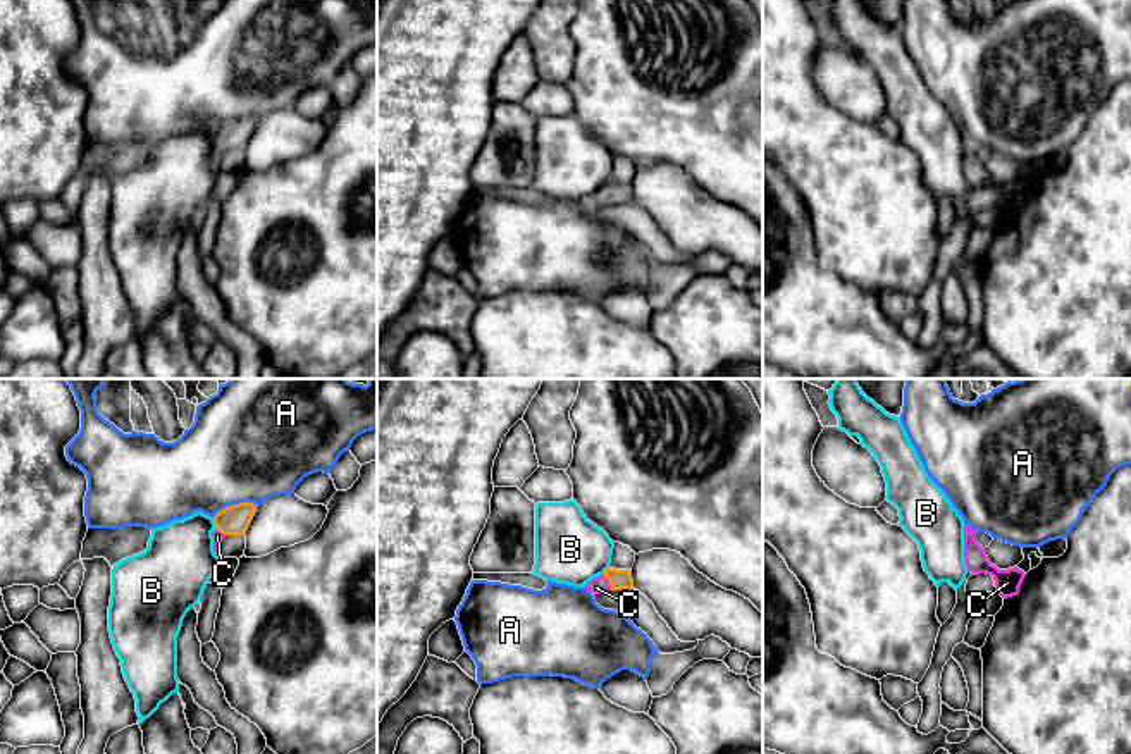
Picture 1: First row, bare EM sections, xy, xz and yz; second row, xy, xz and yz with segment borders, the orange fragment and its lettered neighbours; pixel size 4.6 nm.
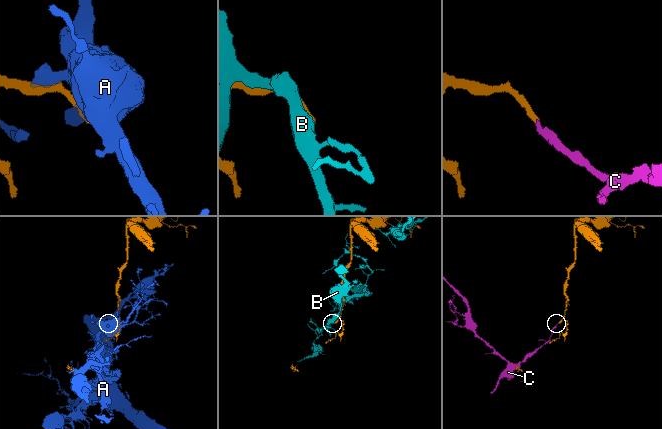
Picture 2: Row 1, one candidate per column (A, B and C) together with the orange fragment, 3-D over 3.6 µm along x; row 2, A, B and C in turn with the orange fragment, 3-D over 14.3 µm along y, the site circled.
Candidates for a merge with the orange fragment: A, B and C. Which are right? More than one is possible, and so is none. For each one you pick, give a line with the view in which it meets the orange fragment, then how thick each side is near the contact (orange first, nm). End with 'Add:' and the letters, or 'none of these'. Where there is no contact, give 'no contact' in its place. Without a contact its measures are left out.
C: meets orange in xz; 100 nm thick on the orange side, 80 nm on the other
Add: C

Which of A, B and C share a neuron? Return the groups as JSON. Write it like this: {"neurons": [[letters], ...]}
{"neurons": [["A"], ["B"], ["C"]]}

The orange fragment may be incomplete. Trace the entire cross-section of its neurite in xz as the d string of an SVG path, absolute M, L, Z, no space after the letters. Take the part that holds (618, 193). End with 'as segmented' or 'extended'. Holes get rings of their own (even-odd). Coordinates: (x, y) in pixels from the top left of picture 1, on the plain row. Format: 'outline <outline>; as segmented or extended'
outline M608 182L603 189L585 198L585 203L594 208L632 201L633 201L632 184L615 184L615 182Z; extended

